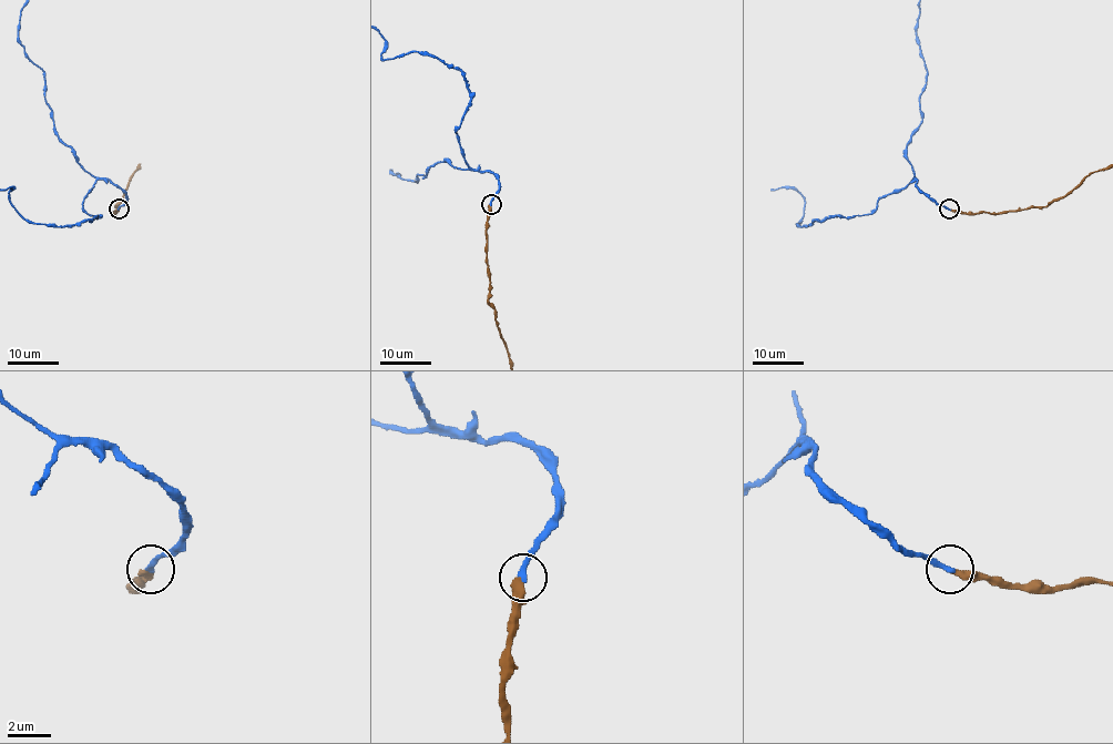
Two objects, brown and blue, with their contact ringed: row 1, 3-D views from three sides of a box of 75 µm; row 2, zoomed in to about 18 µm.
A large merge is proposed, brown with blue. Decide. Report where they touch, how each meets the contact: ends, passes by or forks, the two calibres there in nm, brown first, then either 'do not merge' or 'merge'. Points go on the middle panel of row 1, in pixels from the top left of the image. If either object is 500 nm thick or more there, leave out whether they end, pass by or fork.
(491, 204) | brown ends | blue ends | 360/280 nm | do not merge

